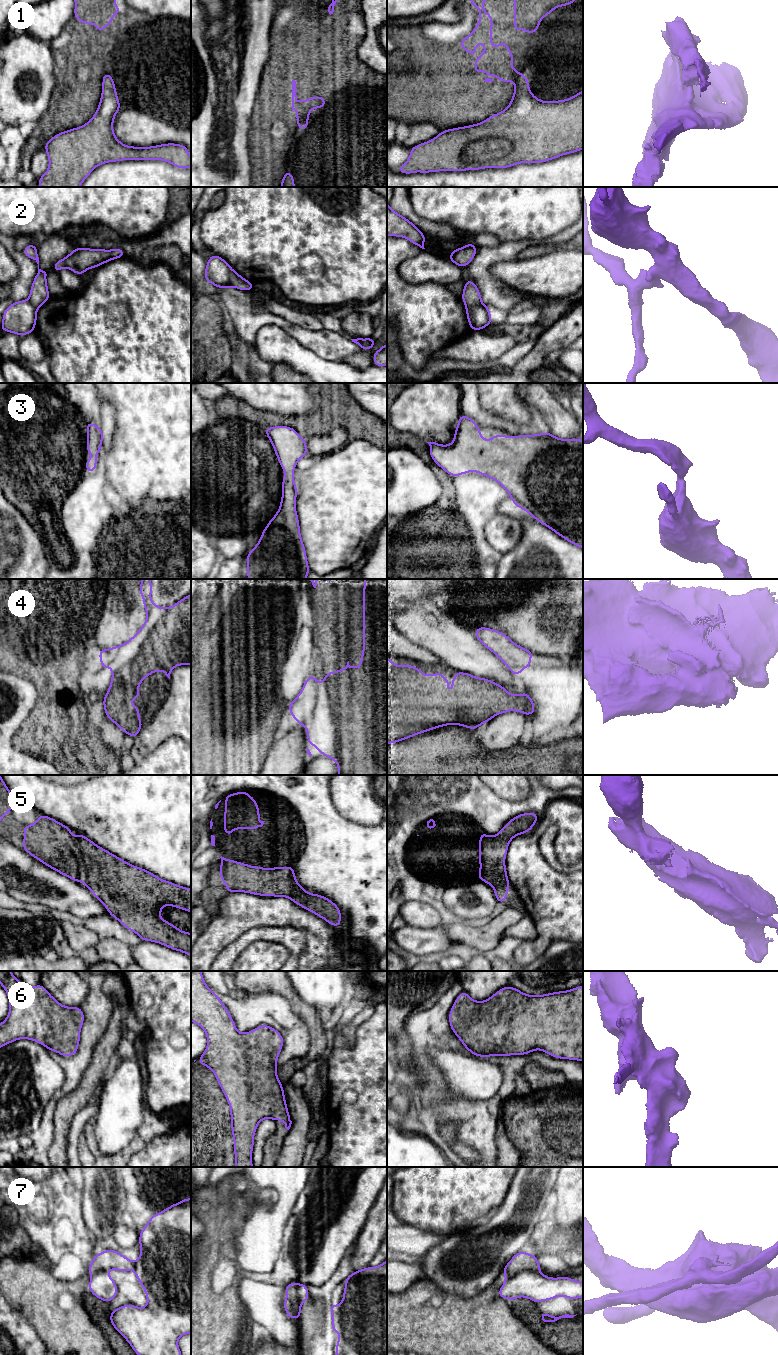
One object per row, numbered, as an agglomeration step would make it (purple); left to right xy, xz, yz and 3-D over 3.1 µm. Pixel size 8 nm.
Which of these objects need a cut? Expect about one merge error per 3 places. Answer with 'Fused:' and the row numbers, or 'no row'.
Fused: 1, 2, 4, 7

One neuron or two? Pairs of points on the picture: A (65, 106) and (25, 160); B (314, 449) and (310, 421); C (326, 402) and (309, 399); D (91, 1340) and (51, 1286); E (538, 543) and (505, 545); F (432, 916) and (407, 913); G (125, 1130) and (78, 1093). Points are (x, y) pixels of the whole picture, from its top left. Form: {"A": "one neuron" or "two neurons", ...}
{"A": "one neuron", "B": "two neurons", "C": "two neurons", "D": "one neuron", "E": "two neurons", "F": "one neuron", "G": "two neurons"}

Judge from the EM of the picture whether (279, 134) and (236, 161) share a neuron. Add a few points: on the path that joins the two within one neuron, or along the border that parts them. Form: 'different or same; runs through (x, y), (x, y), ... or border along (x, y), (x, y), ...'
different; border along (249, 129), (248, 151), (251, 176)

